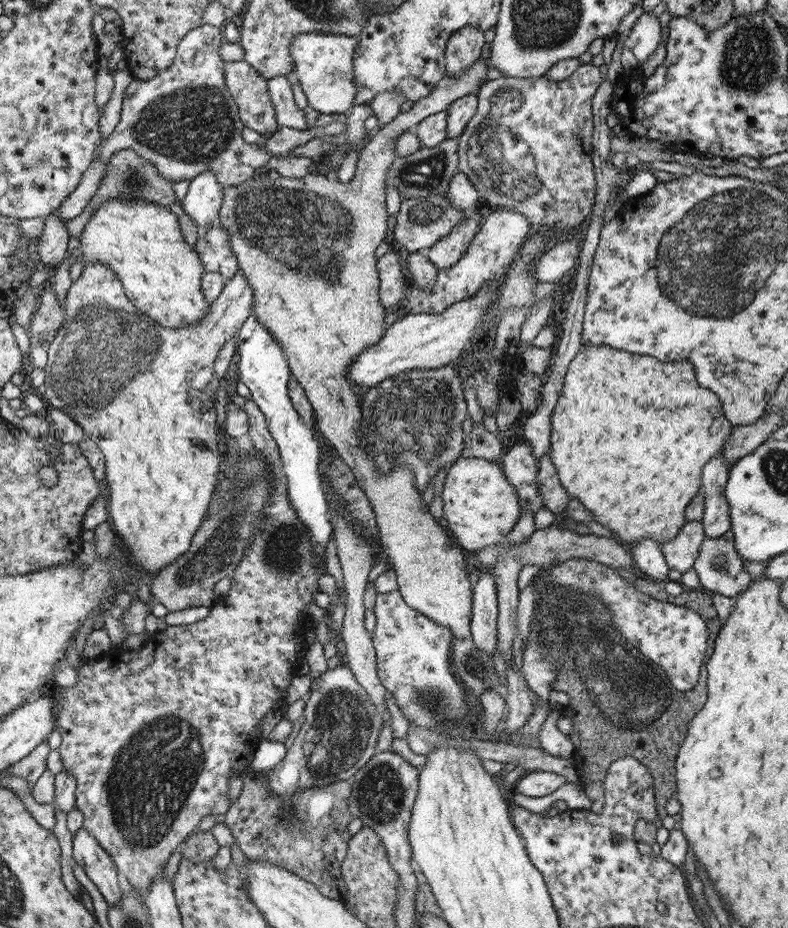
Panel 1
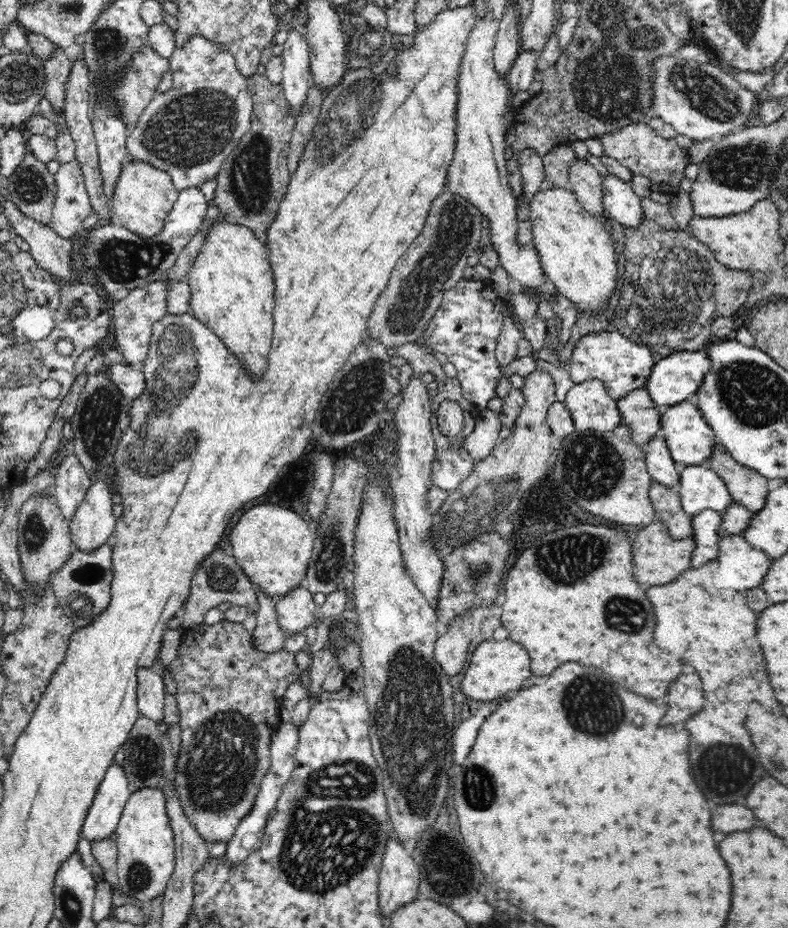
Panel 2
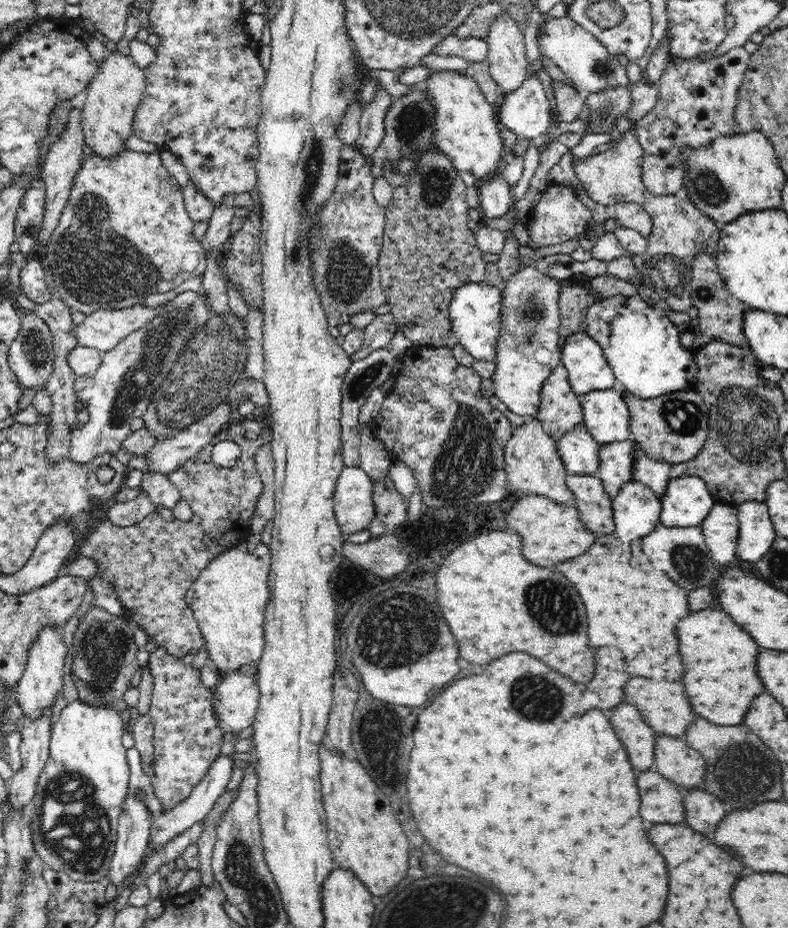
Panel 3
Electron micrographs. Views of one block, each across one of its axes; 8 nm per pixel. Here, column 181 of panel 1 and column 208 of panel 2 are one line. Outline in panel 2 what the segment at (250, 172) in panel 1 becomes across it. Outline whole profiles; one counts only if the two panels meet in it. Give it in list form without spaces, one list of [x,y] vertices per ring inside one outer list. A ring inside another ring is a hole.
[[[204,38],[191,39],[186,46],[176,48],[169,58],[169,68],[173,76],[172,88],[168,92],[156,94],[142,111],[140,120],[133,125],[134,129],[128,137],[128,157],[148,161],[167,172],[175,187],[181,191],[200,187],[215,177],[225,157],[236,148],[237,141],[249,129],[253,100],[247,78],[237,70],[231,52],[217,50],[212,42],[206,42]]]

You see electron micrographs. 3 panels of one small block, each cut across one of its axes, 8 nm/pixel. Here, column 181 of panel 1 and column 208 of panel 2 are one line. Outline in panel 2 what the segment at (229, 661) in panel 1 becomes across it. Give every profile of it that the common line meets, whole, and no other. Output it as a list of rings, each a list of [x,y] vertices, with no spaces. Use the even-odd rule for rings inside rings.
[[[221,620],[214,625],[207,625],[202,622],[194,627],[185,628],[182,632],[178,655],[169,666],[169,670],[173,674],[173,680],[176,682],[175,697],[180,718],[178,724],[181,728],[181,746],[177,760],[175,761],[174,780],[172,781],[184,814],[188,817],[189,822],[193,824],[193,827],[196,828],[197,834],[201,836],[201,839],[208,846],[212,842],[229,841],[234,836],[235,830],[242,820],[254,810],[256,794],[260,790],[262,779],[269,773],[271,765],[269,751],[271,736],[281,724],[280,711],[277,705],[282,704],[282,696],[288,685],[300,677],[303,665],[305,665],[305,661],[301,659],[300,655],[286,649],[280,649],[278,652],[272,652],[271,654],[257,651],[253,646],[251,633],[244,629],[241,622]]]

